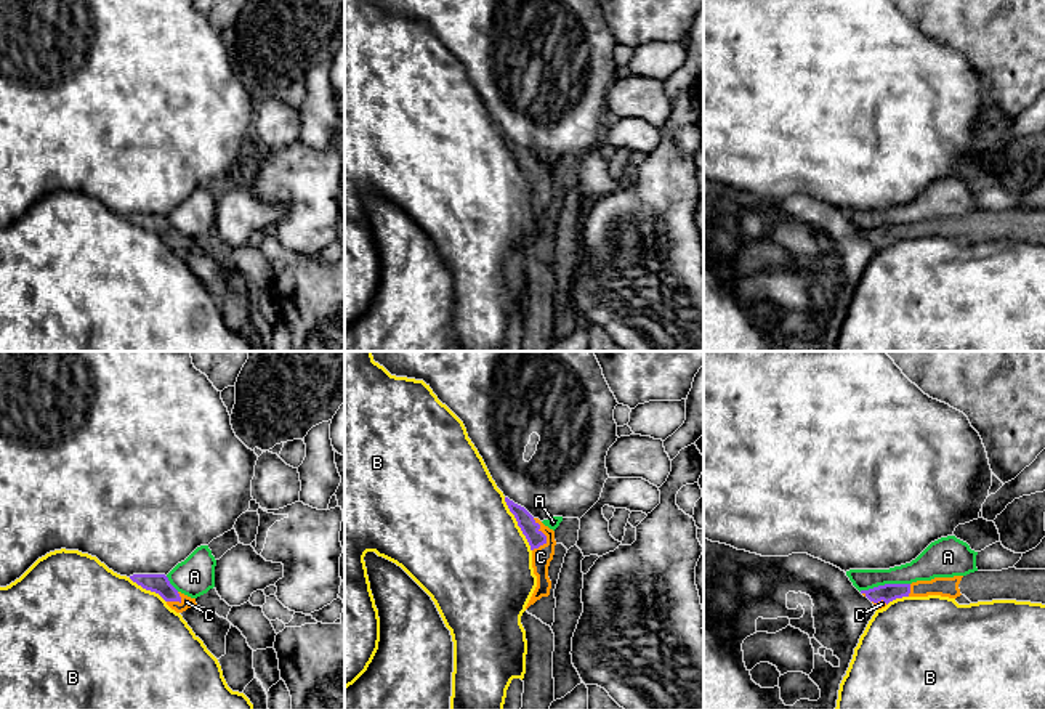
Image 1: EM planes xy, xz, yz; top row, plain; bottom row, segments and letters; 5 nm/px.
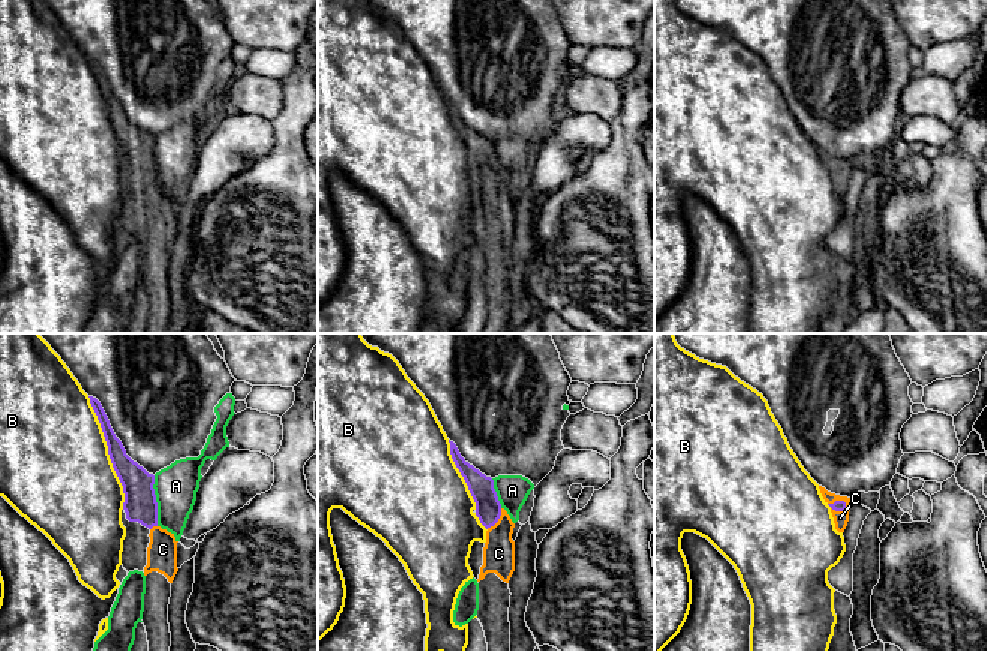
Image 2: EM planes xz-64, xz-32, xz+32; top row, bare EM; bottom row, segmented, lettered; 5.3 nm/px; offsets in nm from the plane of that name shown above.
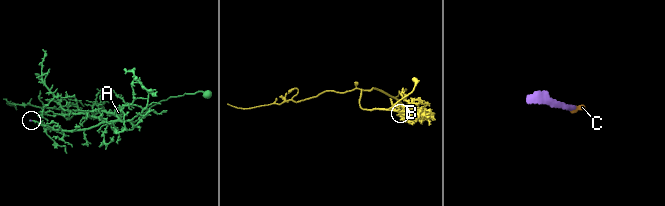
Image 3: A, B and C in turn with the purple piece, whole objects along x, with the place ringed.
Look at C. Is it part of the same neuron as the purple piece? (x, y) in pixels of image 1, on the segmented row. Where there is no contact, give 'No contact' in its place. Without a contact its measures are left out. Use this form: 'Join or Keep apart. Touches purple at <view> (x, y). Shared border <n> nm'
Join. Touches purple at xz (545, 536). Shared border 170 nm

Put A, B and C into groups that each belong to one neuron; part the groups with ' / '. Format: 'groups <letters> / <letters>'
groups A / B / C

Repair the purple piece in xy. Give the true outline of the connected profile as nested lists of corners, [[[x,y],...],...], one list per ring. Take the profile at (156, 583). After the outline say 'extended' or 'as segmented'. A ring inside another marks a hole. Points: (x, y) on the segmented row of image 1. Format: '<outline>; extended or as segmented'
[[[133,574],[130,579],[143,589],[159,594],[176,613],[183,613],[197,605],[196,598],[178,592],[165,574]]]; extended

